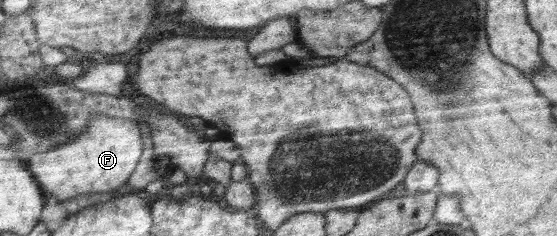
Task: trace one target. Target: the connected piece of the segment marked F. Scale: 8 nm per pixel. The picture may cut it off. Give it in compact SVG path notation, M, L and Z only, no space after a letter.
M97 115L85 131L71 141L25 158L25 162L39 179L44 195L54 195L59 201L88 193L112 192L112 189L122 188L140 161L140 139L140 129L134 119Z

